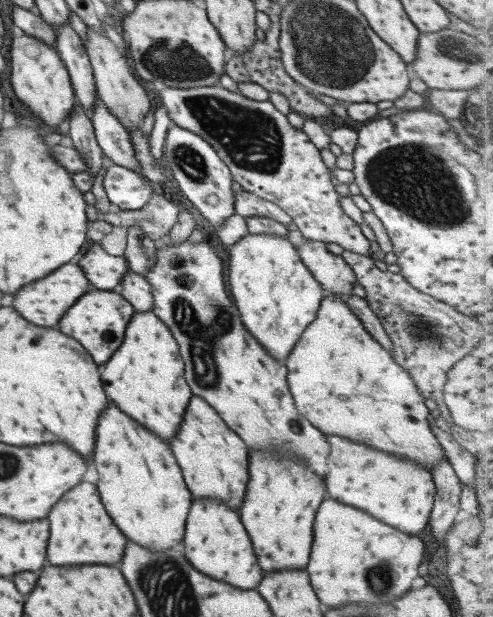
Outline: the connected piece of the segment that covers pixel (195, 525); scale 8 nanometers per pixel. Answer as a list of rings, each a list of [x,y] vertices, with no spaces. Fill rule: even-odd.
[[[208,499],[193,500],[184,524],[182,542],[185,560],[197,572],[217,582],[225,582],[239,590],[251,590],[262,578],[263,572],[259,569],[251,540],[241,524],[238,512],[225,505]]]

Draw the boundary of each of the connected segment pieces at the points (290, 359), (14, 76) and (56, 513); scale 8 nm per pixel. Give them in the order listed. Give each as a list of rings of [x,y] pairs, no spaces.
[[[331,293],[321,298],[315,318],[305,327],[283,362],[287,366],[287,386],[295,400],[295,408],[319,432],[341,436],[397,458],[409,458],[429,474],[444,460],[444,451],[429,427],[430,413],[413,379],[371,337],[349,306]]]
[[[13,38],[9,50],[9,76],[16,96],[41,122],[54,130],[65,117],[70,117],[73,107],[73,91],[70,78],[57,52],[35,38]]]
[[[81,481],[64,492],[47,514],[49,542],[47,560],[51,566],[81,566],[81,564],[115,564],[121,560],[125,538],[113,526],[101,505],[96,486]]]

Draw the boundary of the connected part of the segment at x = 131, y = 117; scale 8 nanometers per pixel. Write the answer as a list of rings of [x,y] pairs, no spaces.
[[[87,28],[87,37],[83,44],[95,81],[96,96],[105,104],[108,114],[126,131],[140,128],[143,118],[151,111],[147,89],[137,83],[129,70],[126,56],[120,56],[105,32],[95,33]]]

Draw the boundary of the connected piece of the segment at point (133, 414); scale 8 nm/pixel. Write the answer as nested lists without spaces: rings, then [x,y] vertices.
[[[152,310],[135,311],[131,316],[125,326],[122,344],[105,363],[100,381],[108,400],[115,402],[115,406],[133,422],[141,424],[167,444],[175,437],[192,392],[184,379],[184,364],[177,343]]]

